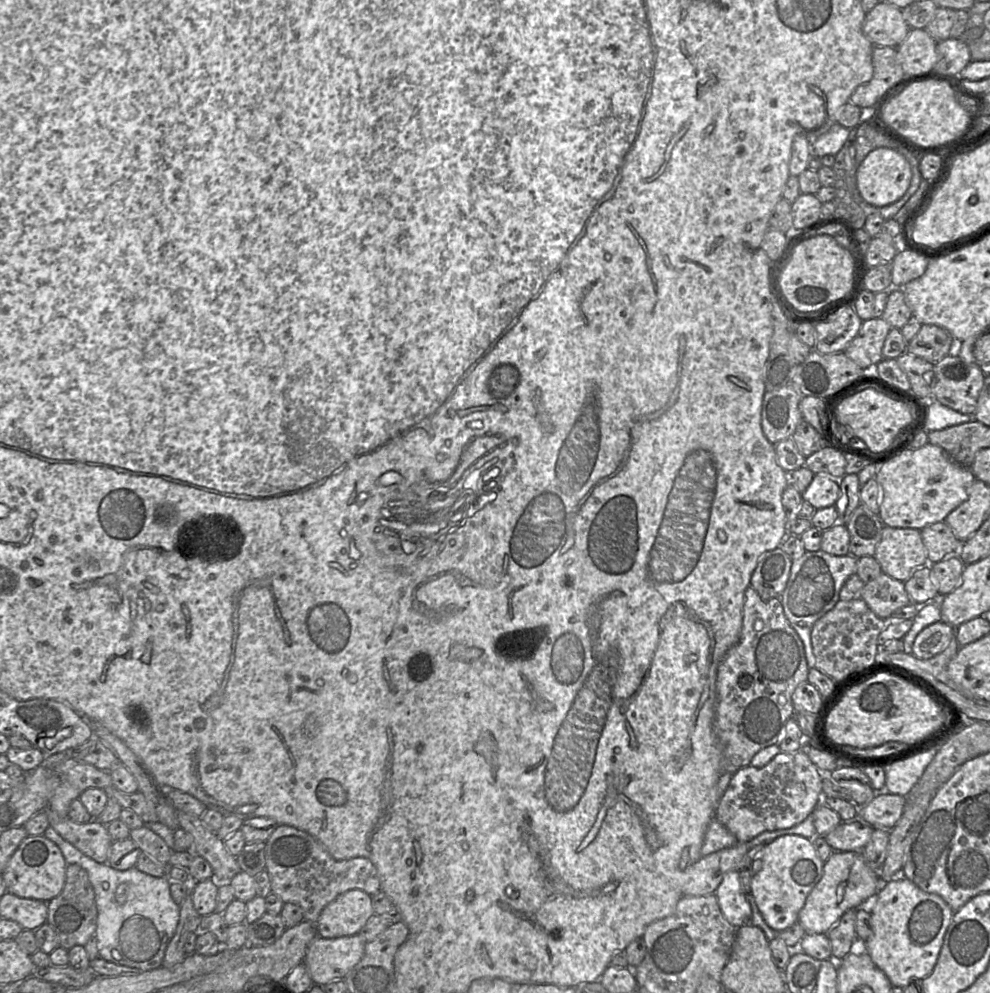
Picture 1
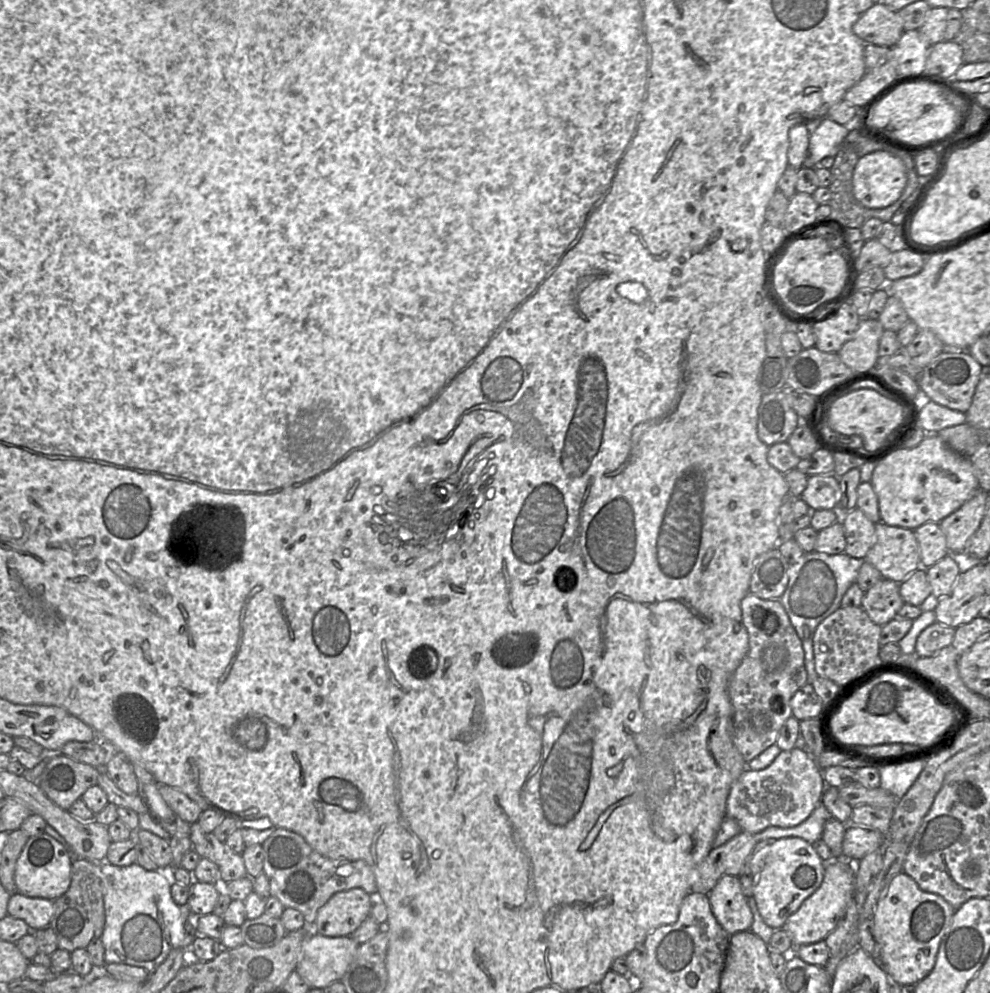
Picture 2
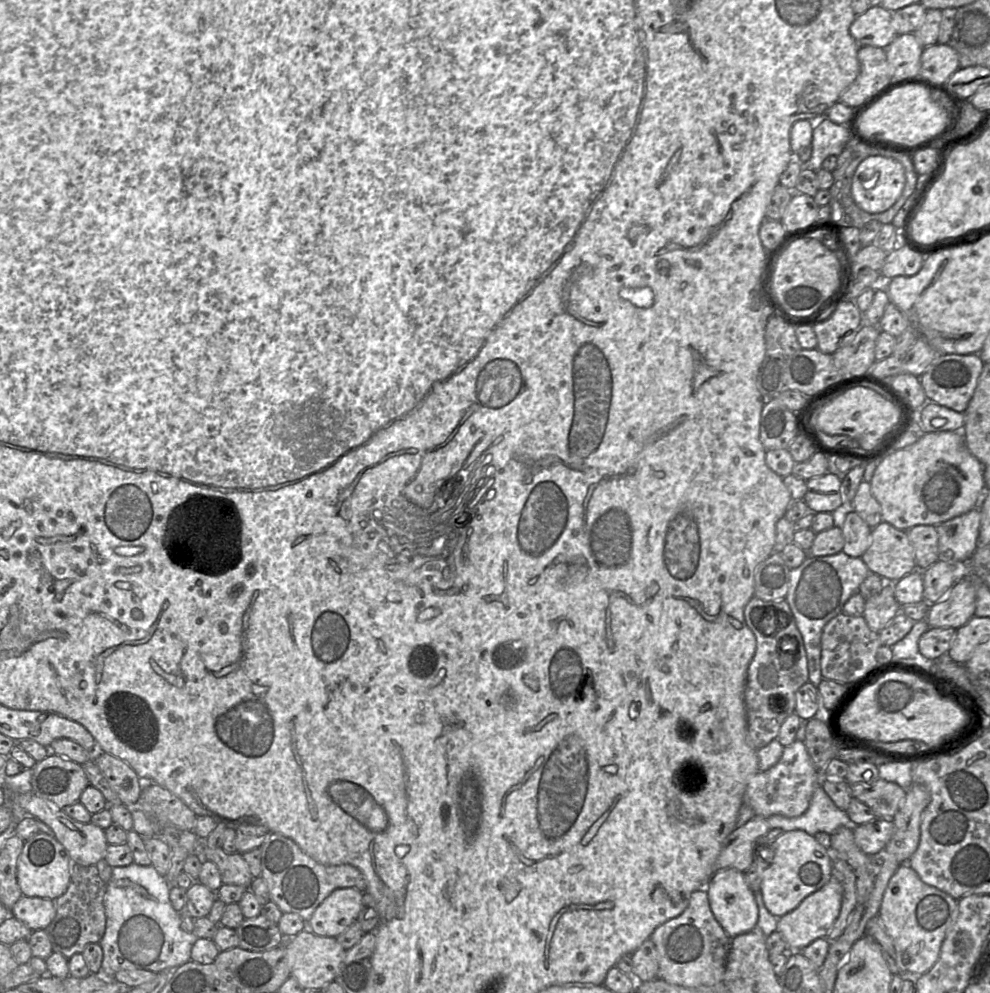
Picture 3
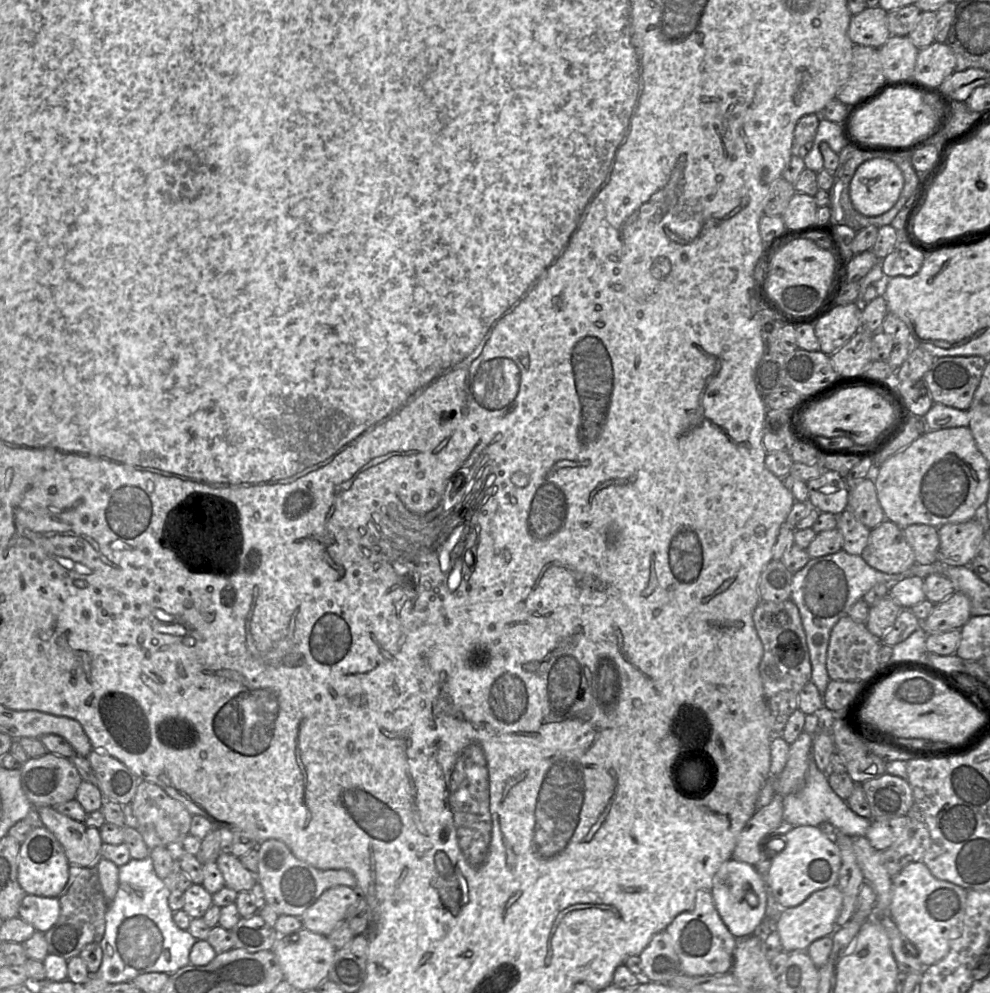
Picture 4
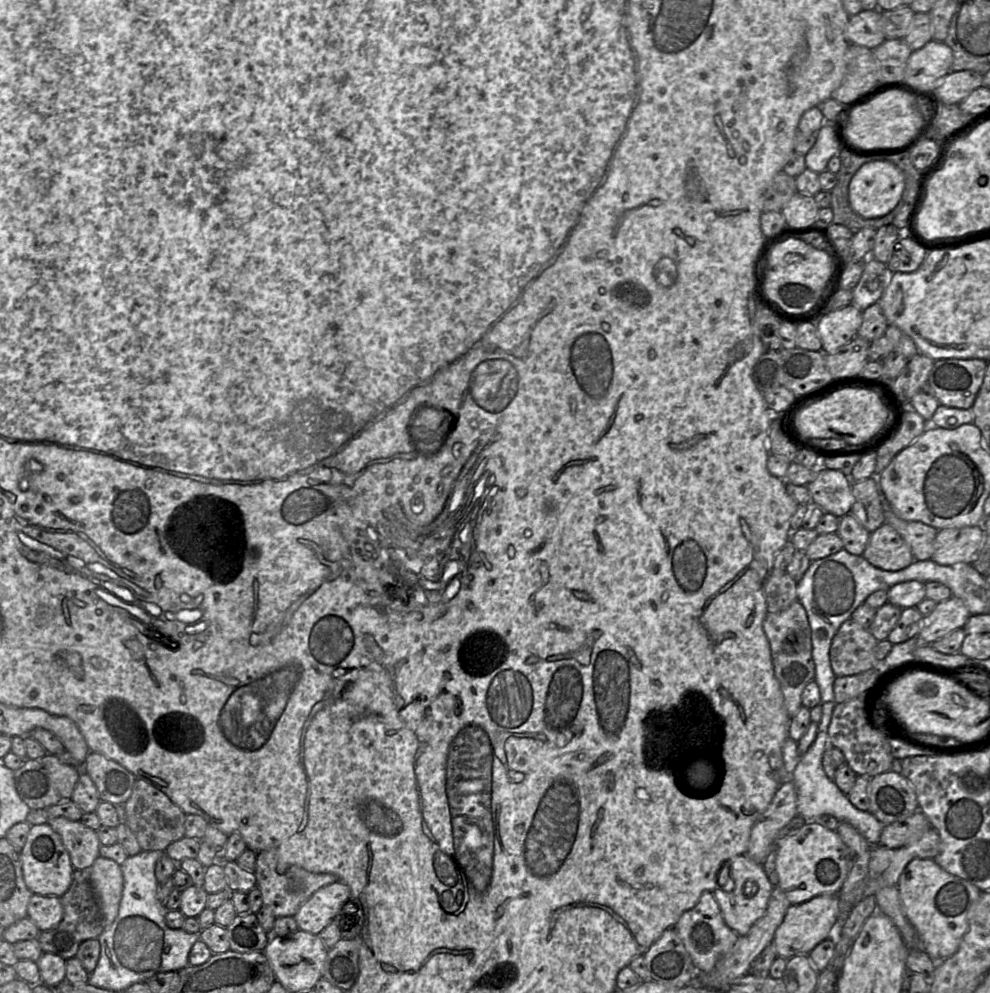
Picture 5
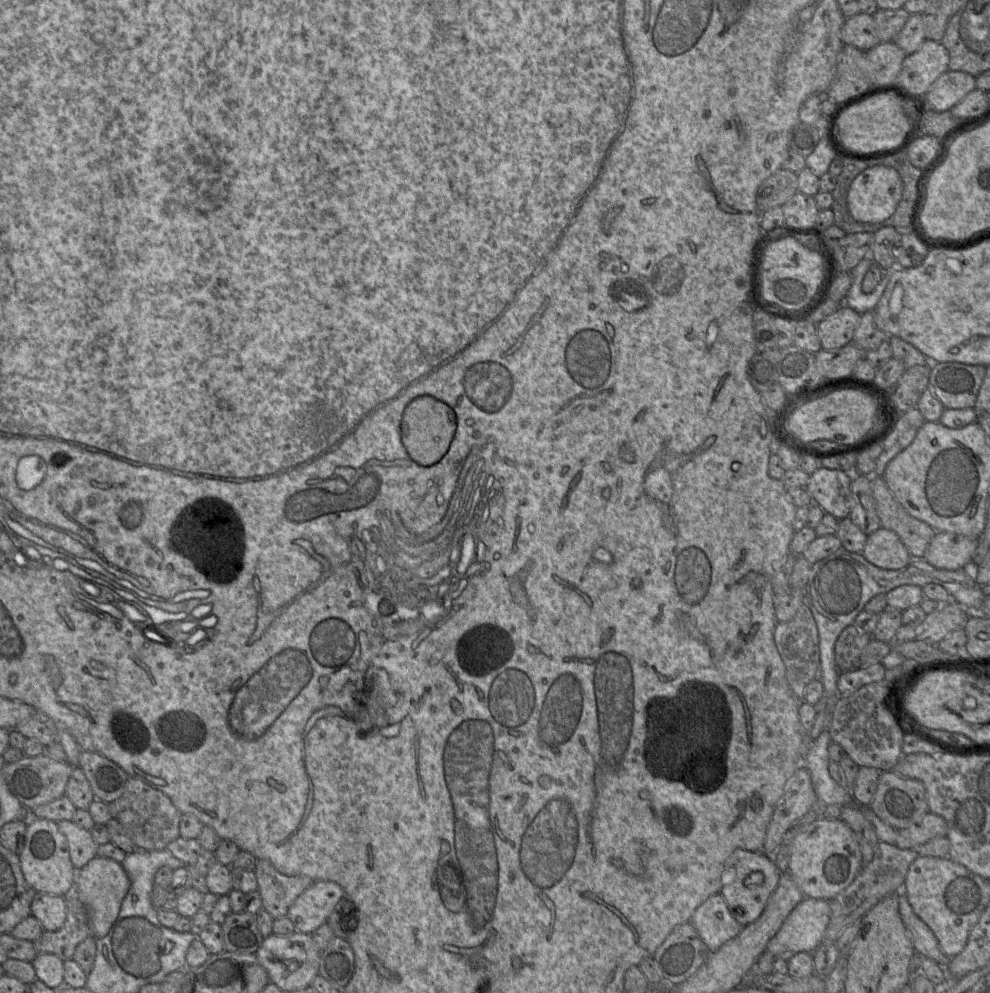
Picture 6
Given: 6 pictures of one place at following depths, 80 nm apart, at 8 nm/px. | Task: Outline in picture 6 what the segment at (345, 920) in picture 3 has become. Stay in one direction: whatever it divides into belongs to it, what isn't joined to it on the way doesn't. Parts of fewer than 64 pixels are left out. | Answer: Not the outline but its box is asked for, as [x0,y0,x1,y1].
[287,881,345,934]

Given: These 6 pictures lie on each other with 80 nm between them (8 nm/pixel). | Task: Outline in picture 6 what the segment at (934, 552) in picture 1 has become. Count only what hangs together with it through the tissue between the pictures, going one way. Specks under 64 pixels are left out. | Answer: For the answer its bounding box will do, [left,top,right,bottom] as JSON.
[871,476,937,558]

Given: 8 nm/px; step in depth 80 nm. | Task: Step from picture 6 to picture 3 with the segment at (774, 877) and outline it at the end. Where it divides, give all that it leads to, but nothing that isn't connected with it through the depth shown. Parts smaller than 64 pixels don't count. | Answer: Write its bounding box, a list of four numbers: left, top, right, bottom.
[705,870,759,939]

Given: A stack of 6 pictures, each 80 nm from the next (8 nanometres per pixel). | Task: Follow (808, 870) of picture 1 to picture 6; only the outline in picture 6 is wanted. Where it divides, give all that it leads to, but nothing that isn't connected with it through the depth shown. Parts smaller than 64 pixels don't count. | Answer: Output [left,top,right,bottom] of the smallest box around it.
[782,818,862,900]

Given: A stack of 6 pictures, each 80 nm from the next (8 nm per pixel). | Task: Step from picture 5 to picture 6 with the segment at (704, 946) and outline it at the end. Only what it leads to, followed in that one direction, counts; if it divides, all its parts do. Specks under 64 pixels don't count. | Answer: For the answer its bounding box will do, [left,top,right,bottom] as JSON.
[690,893,744,952]

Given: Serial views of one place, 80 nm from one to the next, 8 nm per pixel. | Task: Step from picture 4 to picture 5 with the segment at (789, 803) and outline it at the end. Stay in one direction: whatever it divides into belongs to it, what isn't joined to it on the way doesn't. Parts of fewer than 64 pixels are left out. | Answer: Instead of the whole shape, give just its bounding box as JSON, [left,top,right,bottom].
[791,702,885,846]

